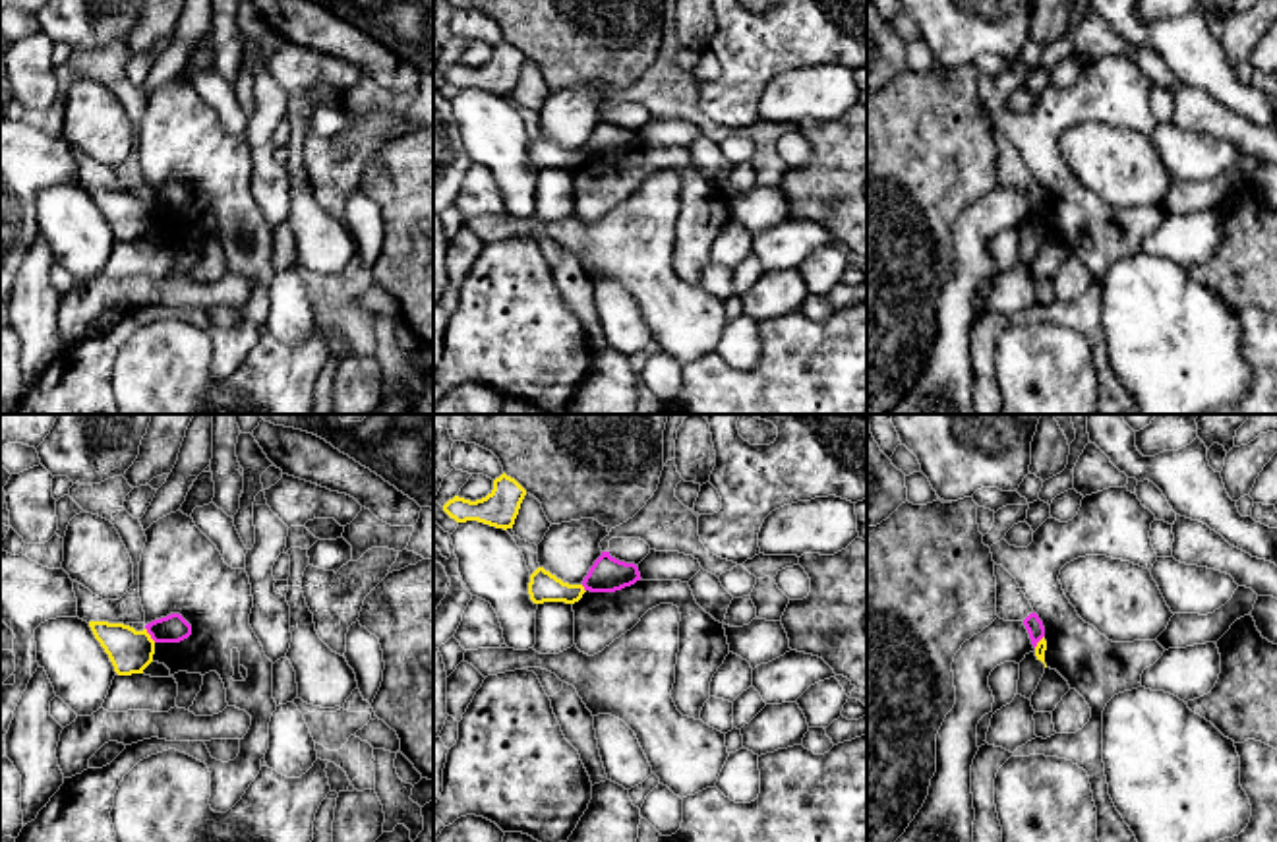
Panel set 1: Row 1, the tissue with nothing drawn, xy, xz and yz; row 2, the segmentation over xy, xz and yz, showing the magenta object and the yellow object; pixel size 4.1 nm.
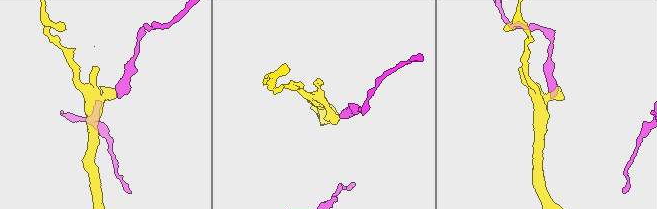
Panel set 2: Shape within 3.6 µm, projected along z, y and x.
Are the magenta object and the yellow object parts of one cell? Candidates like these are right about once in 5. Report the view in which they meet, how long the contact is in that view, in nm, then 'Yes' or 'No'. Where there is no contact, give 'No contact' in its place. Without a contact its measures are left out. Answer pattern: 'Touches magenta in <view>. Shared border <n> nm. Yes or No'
Touches magenta in xy. Shared border 80 nm. No

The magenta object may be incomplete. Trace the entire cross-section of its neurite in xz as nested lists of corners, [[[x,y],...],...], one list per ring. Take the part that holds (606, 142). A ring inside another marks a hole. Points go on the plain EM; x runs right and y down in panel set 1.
[[[602,118],[582,147],[584,157],[615,159],[640,147],[638,134],[625,130]]]

